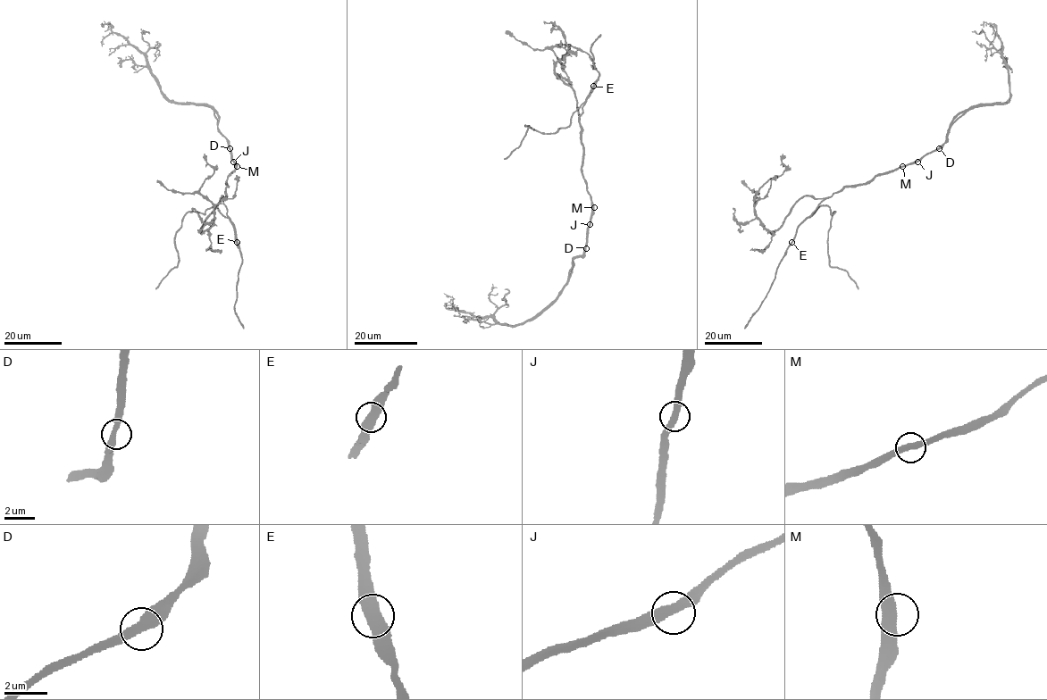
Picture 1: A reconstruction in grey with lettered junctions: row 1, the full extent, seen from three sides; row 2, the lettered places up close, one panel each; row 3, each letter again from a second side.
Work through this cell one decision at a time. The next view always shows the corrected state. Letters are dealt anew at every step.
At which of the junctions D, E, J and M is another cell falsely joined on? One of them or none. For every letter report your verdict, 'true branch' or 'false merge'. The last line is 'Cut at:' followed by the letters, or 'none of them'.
D: true branch
E: false merge
J: true branch
M: true branch
Cut at: E

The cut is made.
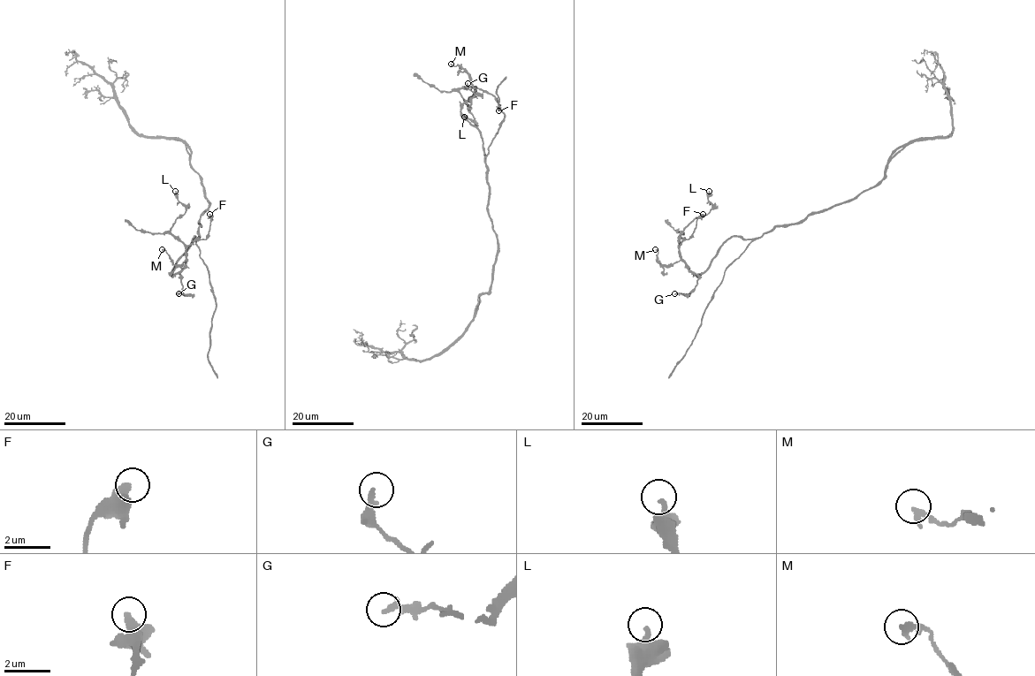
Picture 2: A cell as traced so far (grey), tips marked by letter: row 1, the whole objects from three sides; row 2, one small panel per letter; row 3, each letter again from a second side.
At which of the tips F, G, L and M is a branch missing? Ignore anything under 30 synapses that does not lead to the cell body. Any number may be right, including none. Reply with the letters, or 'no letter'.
no letter

